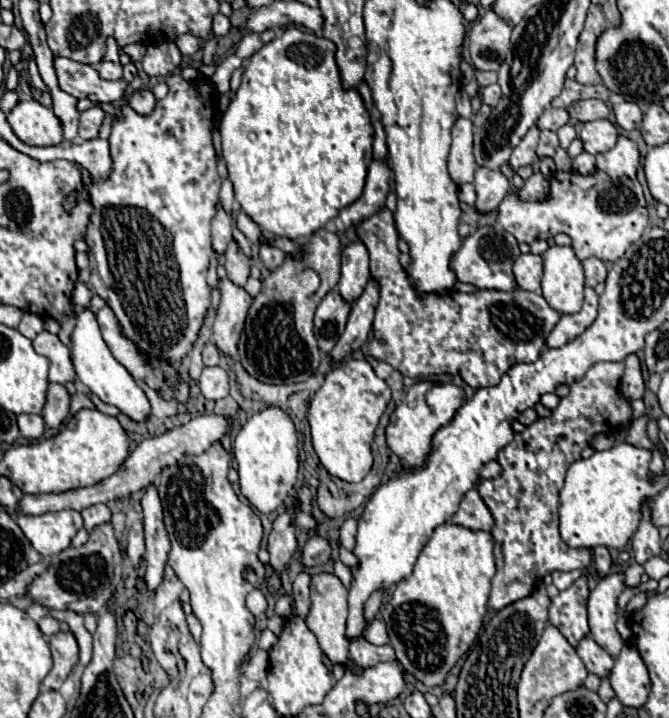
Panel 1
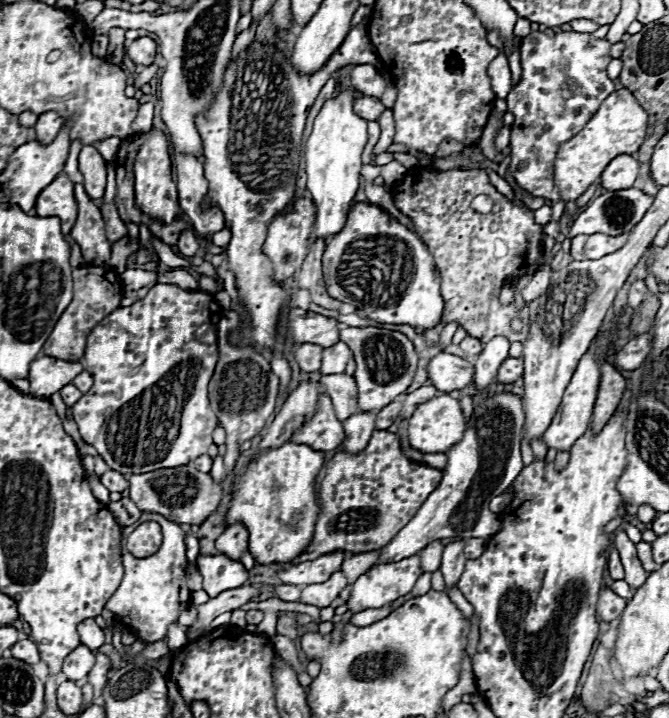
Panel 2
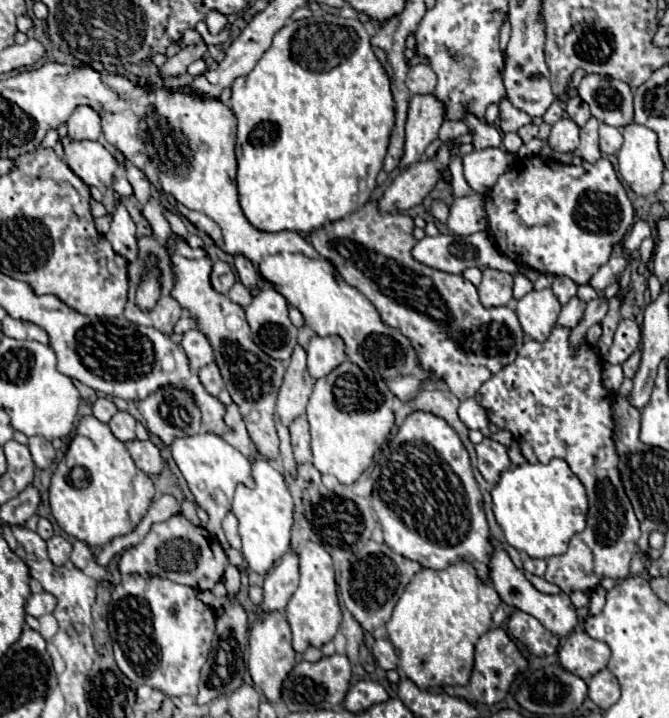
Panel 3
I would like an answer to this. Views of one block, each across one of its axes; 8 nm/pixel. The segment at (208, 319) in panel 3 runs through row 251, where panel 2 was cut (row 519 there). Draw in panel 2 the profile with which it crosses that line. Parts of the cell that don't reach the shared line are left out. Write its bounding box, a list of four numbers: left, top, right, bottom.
[130,466,222,524]

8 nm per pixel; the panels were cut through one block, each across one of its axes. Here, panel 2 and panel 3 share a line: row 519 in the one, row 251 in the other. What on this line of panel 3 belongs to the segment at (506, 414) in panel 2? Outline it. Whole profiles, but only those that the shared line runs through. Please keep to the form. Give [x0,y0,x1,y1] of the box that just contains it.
[412,232,518,274]

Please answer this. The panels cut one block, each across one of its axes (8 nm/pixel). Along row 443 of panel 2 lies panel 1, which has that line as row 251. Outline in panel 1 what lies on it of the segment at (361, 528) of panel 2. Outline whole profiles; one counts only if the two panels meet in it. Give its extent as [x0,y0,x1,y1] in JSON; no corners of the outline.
[358,208,560,388]

